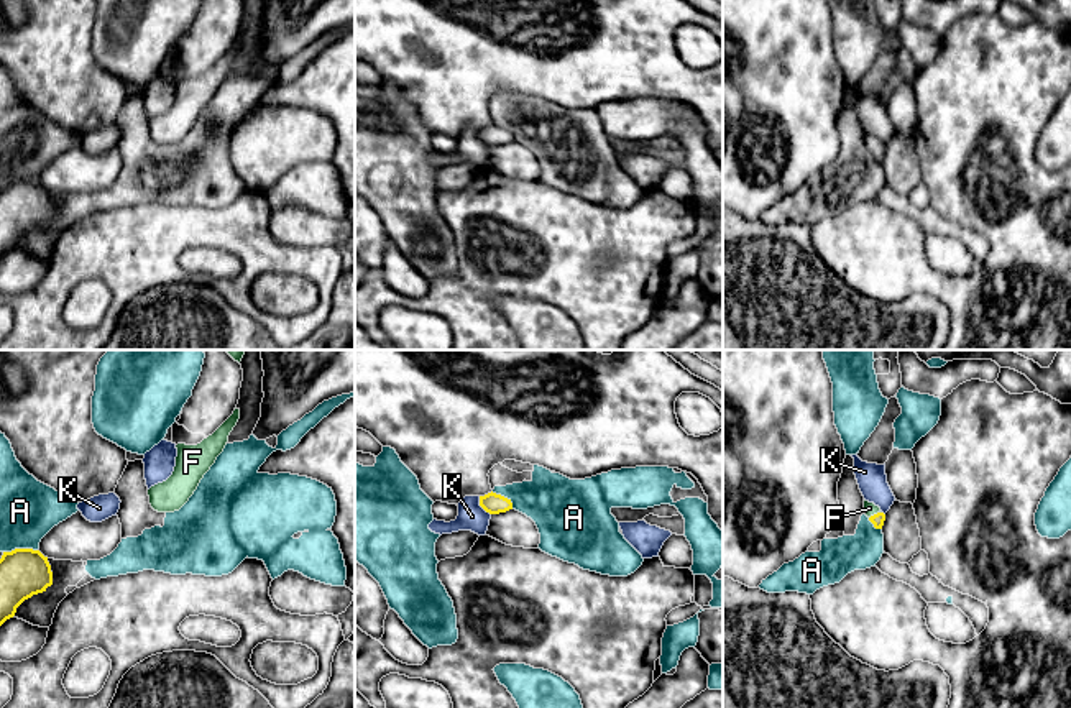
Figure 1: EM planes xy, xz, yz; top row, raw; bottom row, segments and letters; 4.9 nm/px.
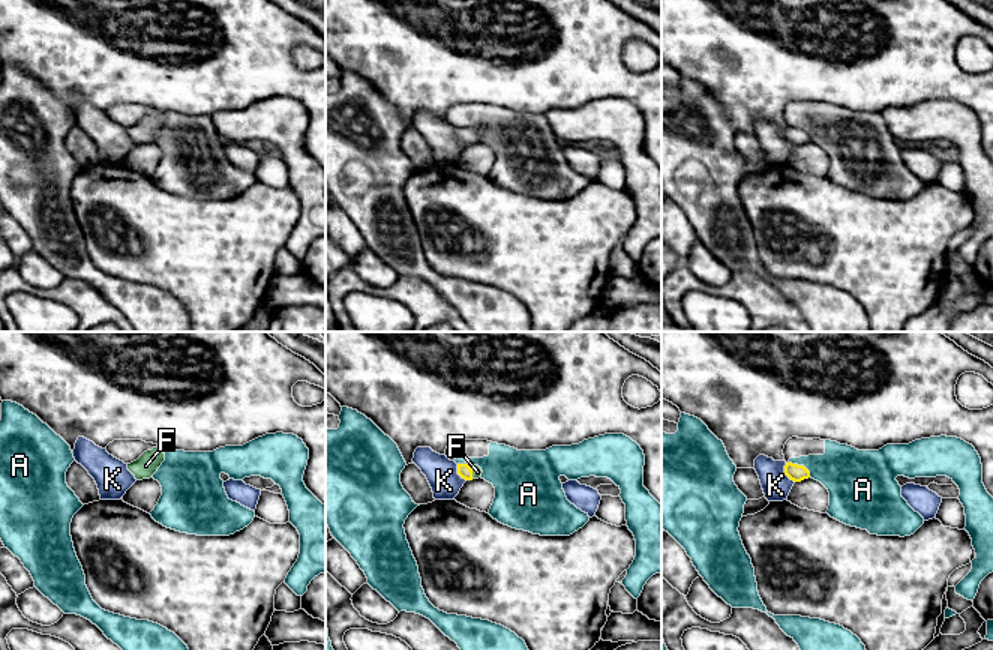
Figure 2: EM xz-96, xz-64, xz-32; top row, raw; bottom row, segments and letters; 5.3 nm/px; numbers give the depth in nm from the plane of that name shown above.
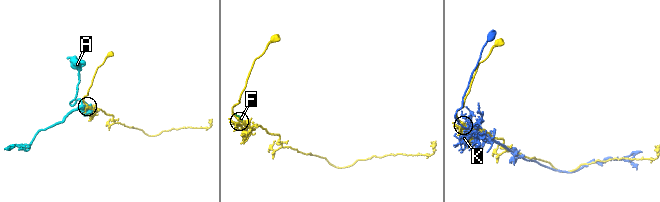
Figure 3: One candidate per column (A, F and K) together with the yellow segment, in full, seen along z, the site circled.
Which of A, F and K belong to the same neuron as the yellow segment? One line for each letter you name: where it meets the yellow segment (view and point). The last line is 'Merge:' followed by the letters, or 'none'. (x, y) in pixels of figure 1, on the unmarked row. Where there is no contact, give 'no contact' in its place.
F: contact yz (874, 147)
Merge: F

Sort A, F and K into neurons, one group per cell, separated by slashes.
A / F / K

